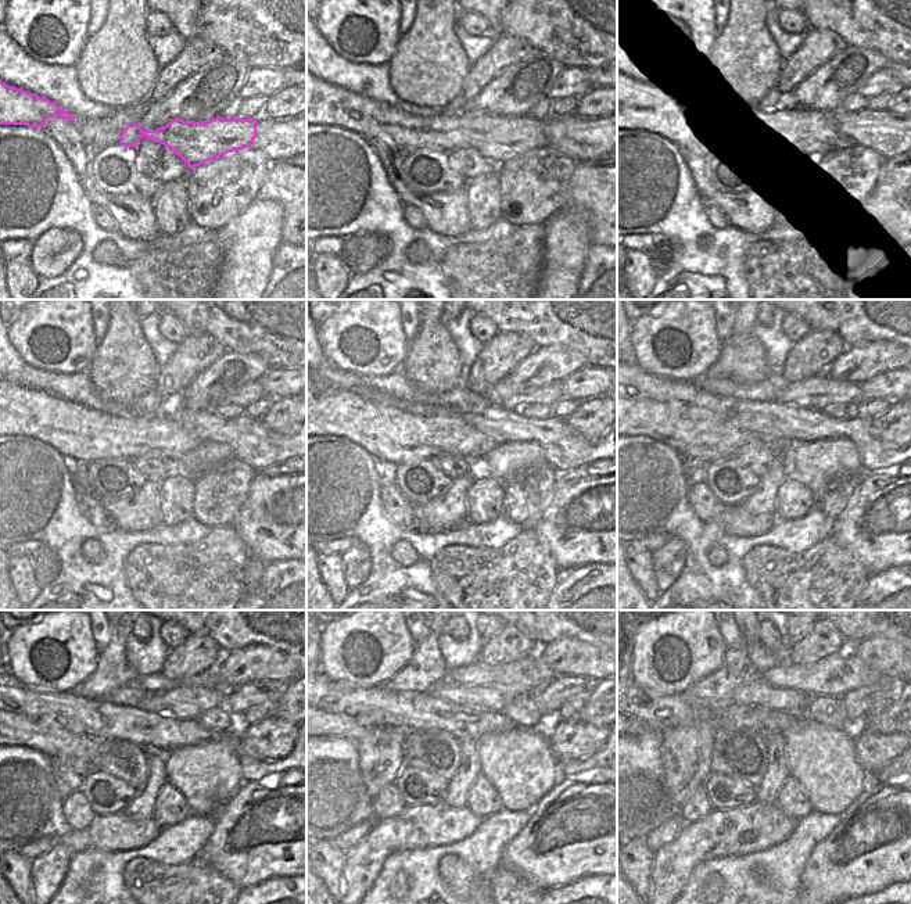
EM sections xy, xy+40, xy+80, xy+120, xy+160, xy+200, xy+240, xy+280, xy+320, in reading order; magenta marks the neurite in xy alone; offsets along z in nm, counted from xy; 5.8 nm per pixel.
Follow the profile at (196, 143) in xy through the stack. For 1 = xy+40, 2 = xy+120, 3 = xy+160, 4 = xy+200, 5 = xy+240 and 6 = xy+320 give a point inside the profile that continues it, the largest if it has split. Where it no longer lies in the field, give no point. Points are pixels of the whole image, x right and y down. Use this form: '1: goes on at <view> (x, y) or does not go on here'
1: goes on at xy+40 (499, 139)
2: goes on at xy+120 (78, 433)
3: goes on at xy+160 (388, 434)
4: goes on at xy+200 (695, 433)
5: goes on at xy+240 (74, 743)
6: goes on at xy+320 (645, 728)

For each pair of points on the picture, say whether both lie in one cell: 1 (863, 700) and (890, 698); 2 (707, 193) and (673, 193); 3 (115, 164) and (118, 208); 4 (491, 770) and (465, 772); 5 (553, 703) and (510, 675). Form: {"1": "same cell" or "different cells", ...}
{"1": "different cells", "2": "different cells", "3": "different cells", "4": "different cells", "5": "different cells"}

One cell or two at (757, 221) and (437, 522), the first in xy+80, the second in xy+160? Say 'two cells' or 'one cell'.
one cell

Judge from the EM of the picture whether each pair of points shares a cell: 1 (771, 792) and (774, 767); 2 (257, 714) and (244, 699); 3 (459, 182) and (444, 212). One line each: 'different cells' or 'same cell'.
1: same cell
2: different cells
3: different cells

